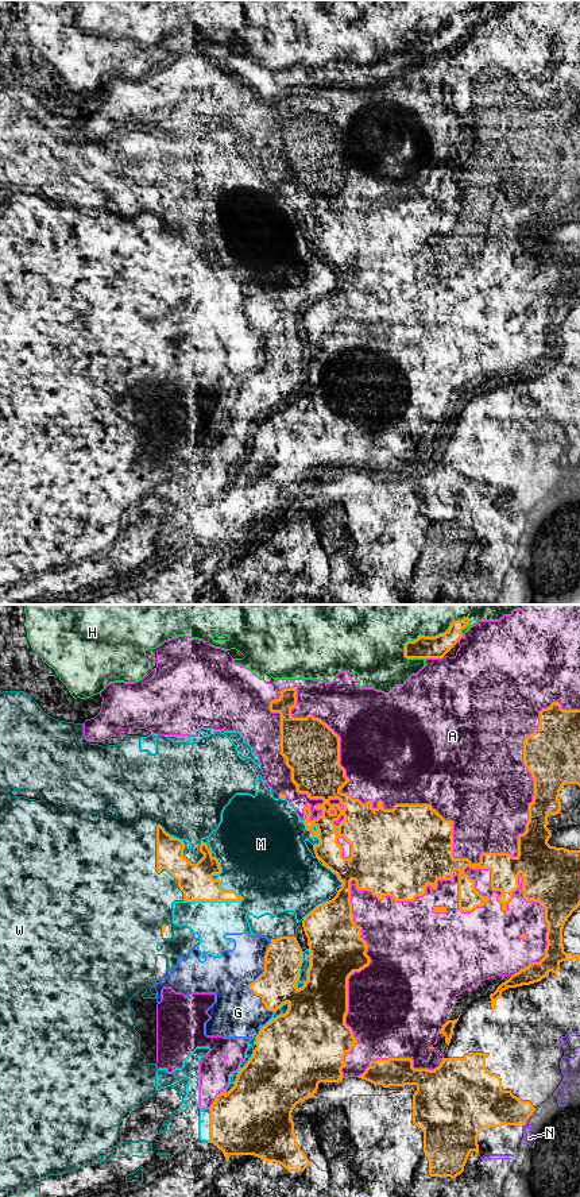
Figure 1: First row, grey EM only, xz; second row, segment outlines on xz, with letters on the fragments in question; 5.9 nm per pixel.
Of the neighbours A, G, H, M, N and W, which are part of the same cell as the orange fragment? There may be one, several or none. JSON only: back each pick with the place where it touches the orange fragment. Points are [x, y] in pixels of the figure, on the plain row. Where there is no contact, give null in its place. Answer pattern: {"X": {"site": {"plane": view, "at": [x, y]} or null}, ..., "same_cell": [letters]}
{"A": {"site": {"plane": "xz", "at": [452, 223]}}, "same_cell": ["A"]}

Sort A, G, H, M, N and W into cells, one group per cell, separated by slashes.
A / G M W / H / N

